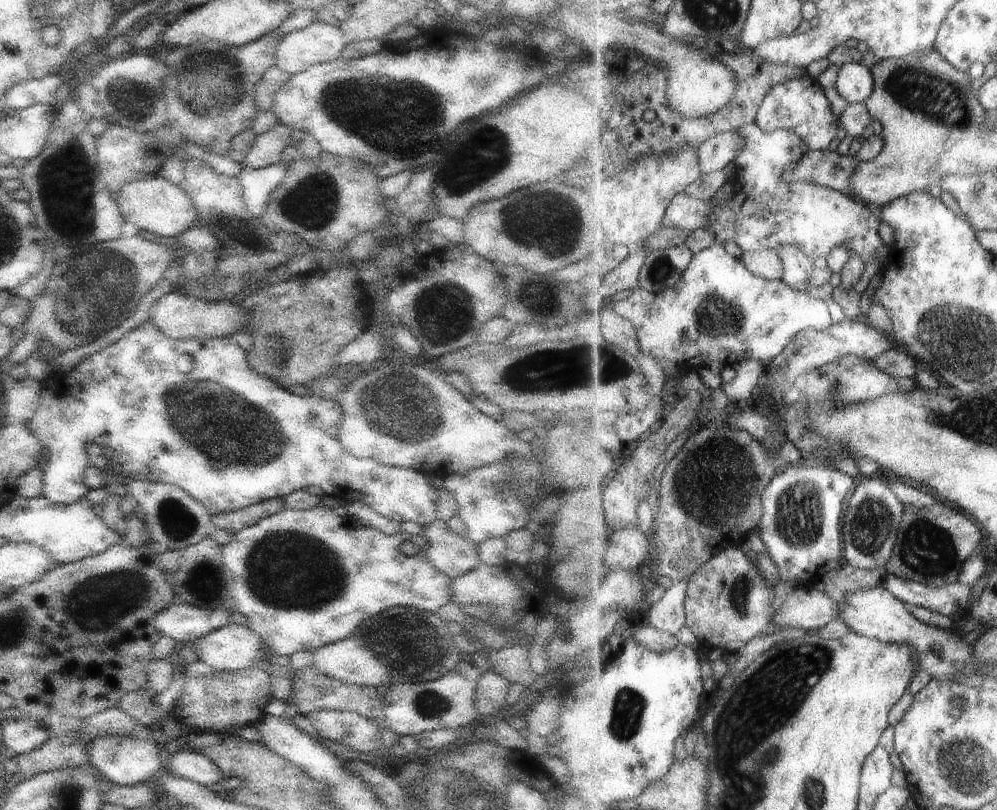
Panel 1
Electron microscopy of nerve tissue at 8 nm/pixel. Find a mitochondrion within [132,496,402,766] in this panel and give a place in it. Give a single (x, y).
(285, 569)

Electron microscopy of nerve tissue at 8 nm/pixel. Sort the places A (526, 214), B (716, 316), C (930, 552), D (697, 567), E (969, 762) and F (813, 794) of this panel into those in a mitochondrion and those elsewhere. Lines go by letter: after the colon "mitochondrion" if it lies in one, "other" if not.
A: mitochondrion
B: mitochondrion
C: mitochondrion
D: other
E: mitochondrion
F: mitochondrion

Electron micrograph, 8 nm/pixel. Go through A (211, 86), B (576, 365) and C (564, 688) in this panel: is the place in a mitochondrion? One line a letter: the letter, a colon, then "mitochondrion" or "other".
A: mitochondrion
B: mitochondrion
C: other

